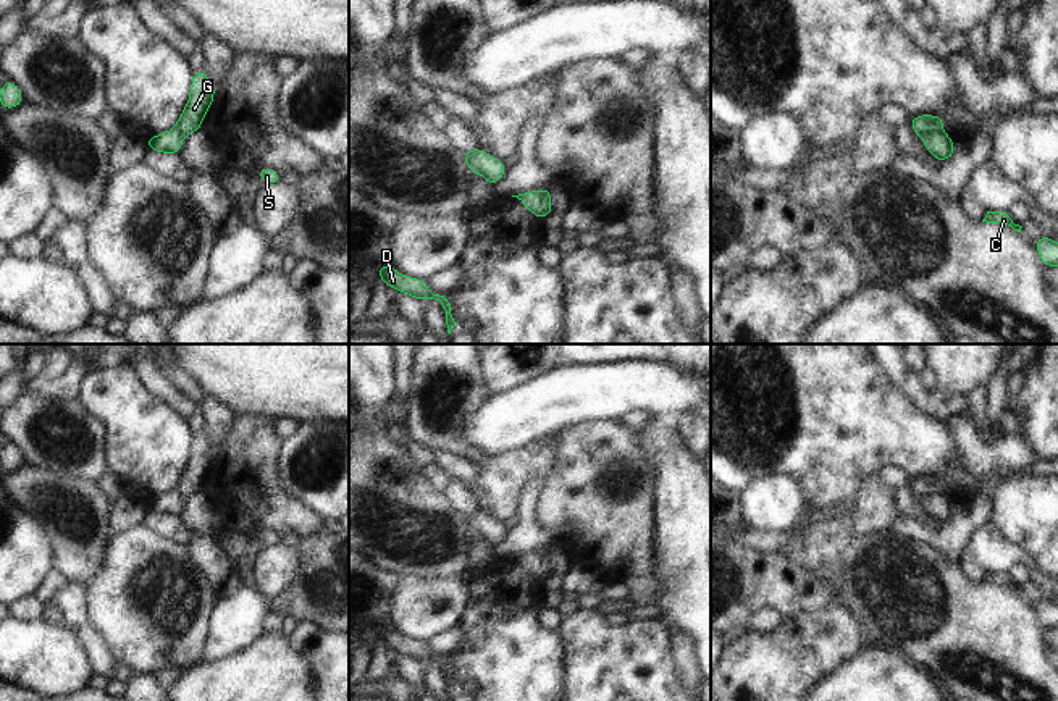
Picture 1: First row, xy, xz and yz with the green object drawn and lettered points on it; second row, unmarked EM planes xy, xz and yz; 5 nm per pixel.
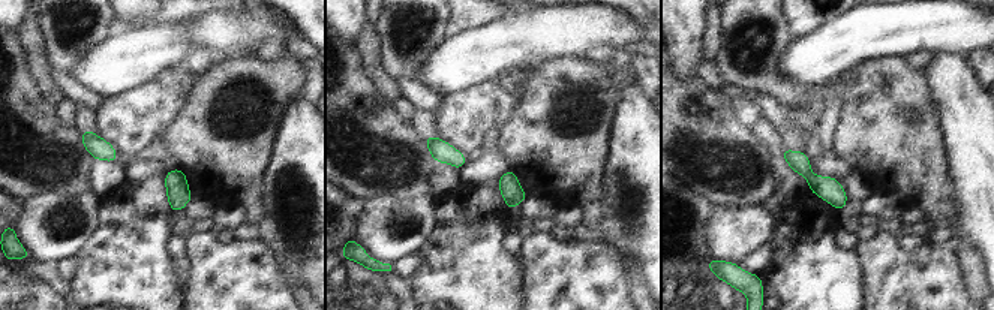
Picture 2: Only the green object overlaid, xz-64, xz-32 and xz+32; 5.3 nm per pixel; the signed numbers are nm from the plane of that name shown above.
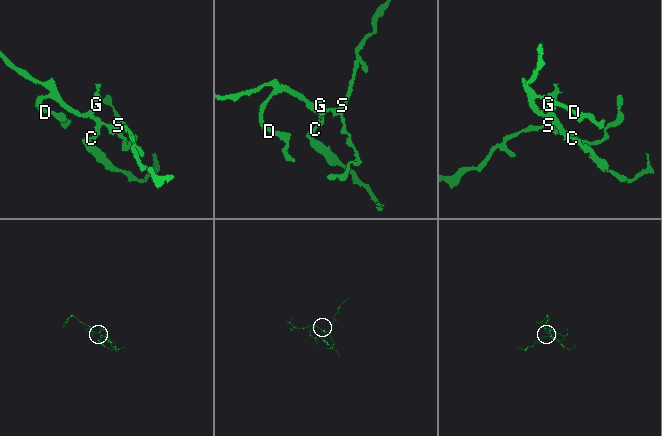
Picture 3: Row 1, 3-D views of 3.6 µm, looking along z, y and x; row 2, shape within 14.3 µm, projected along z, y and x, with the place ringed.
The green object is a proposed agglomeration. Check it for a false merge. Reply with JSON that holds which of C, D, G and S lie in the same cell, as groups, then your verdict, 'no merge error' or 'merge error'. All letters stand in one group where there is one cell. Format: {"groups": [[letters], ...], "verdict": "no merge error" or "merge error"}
{"groups": [["C", "D", "S"], ["G"]], "verdict": "merge error"}

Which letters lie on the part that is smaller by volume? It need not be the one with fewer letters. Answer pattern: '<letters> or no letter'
G.

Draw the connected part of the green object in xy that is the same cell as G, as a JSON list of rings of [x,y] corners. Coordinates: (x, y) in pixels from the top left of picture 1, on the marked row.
[[[205,69],[195,71],[191,81],[191,95],[174,126],[183,137],[200,131],[200,124],[213,103],[213,97],[215,86],[210,82]]]

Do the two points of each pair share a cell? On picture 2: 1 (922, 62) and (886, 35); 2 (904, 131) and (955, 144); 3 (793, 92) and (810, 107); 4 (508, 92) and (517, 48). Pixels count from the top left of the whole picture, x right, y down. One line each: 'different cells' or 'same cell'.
1: different cells
2: different cells
3: different cells
4: different cells

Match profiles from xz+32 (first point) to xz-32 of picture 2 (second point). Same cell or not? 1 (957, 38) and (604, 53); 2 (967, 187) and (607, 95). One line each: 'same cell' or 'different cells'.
1: different cells
2: different cells

